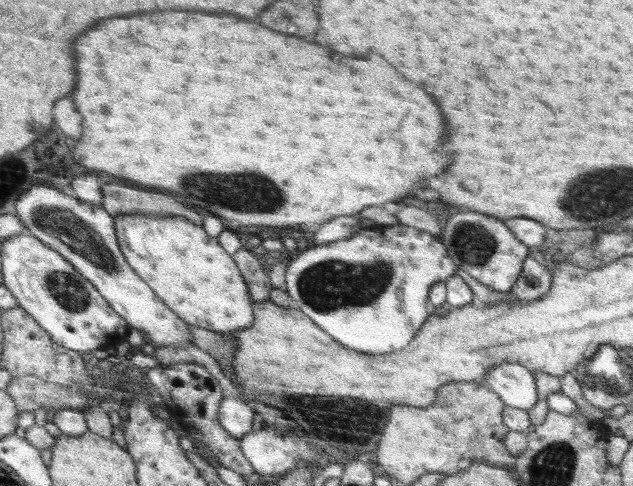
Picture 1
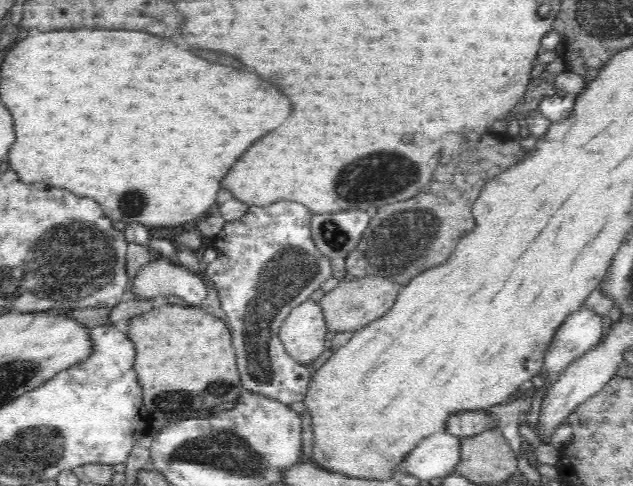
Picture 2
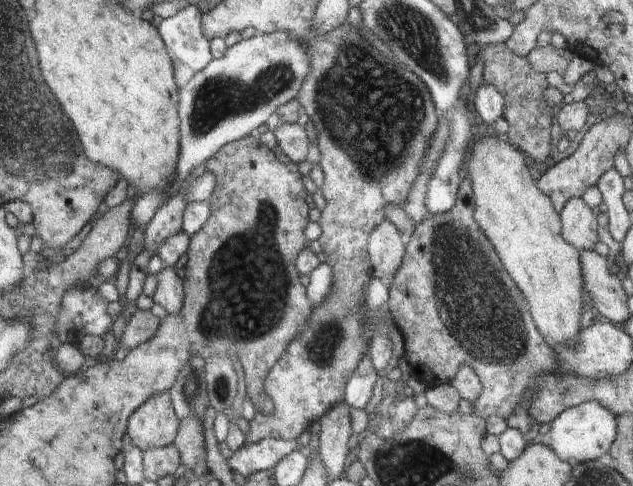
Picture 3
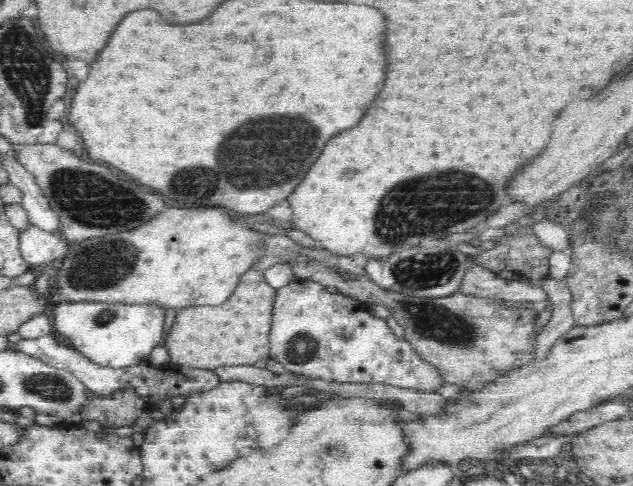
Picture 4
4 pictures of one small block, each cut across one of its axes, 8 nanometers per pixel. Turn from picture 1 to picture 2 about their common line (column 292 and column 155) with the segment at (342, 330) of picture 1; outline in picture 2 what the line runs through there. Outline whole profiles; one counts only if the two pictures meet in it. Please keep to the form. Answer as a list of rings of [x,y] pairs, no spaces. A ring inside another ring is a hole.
[[[164,258],[148,261],[137,272],[131,285],[134,287],[132,288],[132,294],[129,296],[132,299],[148,301],[156,301],[158,299],[159,303],[167,303],[168,298],[174,296],[174,298],[184,300],[186,304],[200,305],[202,300],[208,295],[208,288],[200,275],[196,275],[186,267],[175,265]]]

